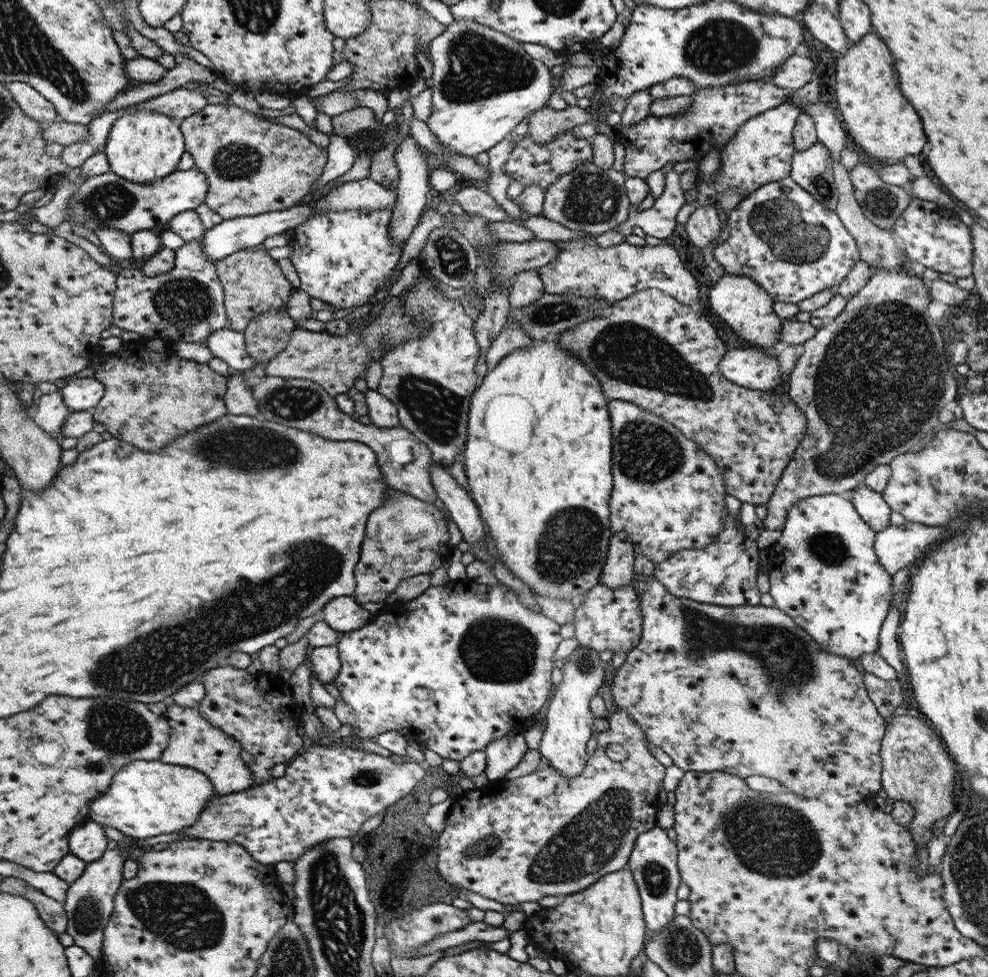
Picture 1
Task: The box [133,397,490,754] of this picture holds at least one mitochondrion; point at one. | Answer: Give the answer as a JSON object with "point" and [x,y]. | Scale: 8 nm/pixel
{"point":[253,449]}

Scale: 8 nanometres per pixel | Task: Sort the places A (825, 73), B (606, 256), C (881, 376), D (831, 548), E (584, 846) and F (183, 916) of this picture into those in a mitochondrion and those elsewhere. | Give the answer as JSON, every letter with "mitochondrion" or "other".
{"A":"other","B":"other","C":"mitochondrion","D":"mitochondrion","E":"mitochondrion","F":"mitochondrion"}

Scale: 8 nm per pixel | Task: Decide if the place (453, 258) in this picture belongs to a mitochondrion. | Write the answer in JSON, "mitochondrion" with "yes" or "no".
{"mitochondrion":"yes"}

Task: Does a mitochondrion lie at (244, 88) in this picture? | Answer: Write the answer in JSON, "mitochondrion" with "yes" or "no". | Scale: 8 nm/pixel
{"mitochondrion":"no"}

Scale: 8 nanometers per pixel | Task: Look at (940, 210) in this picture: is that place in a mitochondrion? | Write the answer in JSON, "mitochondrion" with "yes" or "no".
{"mitochondrion":"no"}

